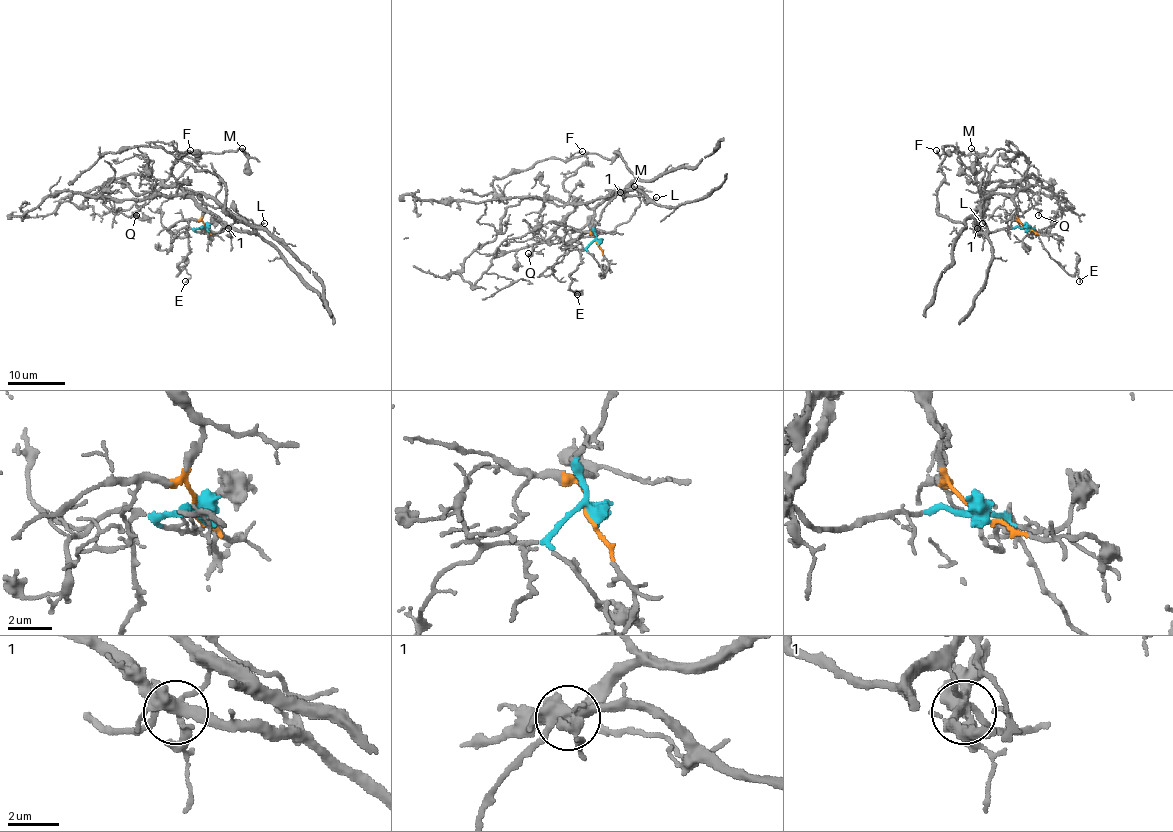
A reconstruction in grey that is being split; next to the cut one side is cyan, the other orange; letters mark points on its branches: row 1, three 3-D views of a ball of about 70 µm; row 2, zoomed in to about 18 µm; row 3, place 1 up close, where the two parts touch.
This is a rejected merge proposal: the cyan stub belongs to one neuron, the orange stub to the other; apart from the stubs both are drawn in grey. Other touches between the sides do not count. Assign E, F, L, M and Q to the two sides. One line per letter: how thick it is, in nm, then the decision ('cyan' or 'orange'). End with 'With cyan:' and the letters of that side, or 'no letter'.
E: calibre 120 nm; cyan
F: calibre 120 nm; orange
L: calibre 150 nm; cyan
M: calibre 140 nm; cyan
Q: calibre 130 nm; cyan
With cyan: E, L, M, Q

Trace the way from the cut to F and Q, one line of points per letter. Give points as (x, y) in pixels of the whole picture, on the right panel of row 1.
F: (1027, 228), (1017, 205), (994, 194), (964, 221), (945, 218), (936, 208), (944, 178), (936, 151)
Q: (1027, 228), (984, 231), (978, 226), (988, 197), (998, 187), (1010, 187), (1016, 181), (1023, 181), (1039, 215)

